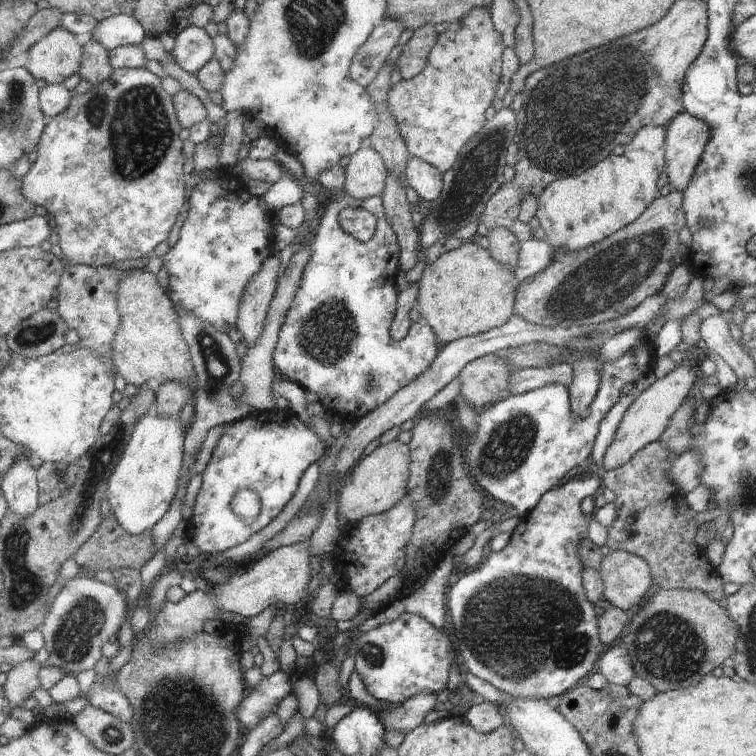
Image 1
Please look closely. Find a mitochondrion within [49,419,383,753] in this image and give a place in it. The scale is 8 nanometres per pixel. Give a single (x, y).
(74, 639)

